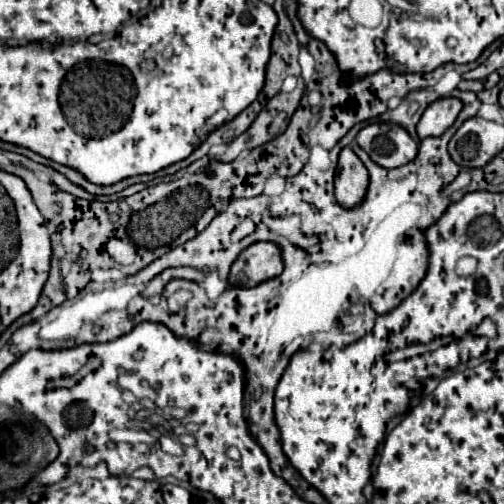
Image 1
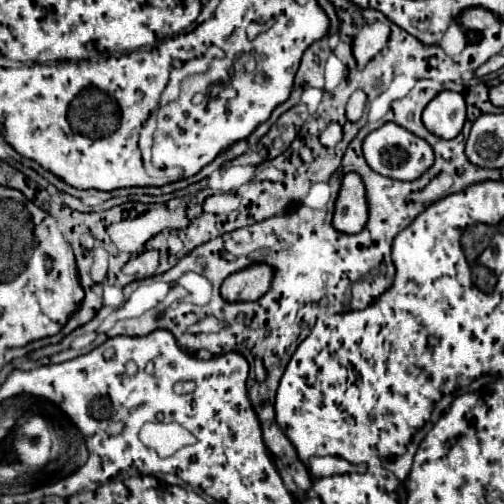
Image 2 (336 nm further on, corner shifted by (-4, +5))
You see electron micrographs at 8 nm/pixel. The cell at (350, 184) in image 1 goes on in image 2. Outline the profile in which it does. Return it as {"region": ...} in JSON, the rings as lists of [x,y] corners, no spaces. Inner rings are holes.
{"region":[[[347,173],[335,201],[333,227],[347,235],[359,233],[367,223],[367,213],[365,185],[357,173]]]}

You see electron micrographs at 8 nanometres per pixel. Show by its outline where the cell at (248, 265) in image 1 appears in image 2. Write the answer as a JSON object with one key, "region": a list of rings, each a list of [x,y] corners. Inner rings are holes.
{"region":[[[249,265],[243,271],[229,275],[221,285],[221,297],[229,303],[257,301],[263,297],[273,281],[273,269],[269,265]]]}

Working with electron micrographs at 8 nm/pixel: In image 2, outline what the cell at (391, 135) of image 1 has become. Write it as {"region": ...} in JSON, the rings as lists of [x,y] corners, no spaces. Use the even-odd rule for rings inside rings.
{"region":[[[385,123],[379,129],[371,131],[363,141],[363,155],[373,171],[397,181],[419,179],[435,161],[435,153],[427,141],[415,137],[413,133],[395,123]]]}

